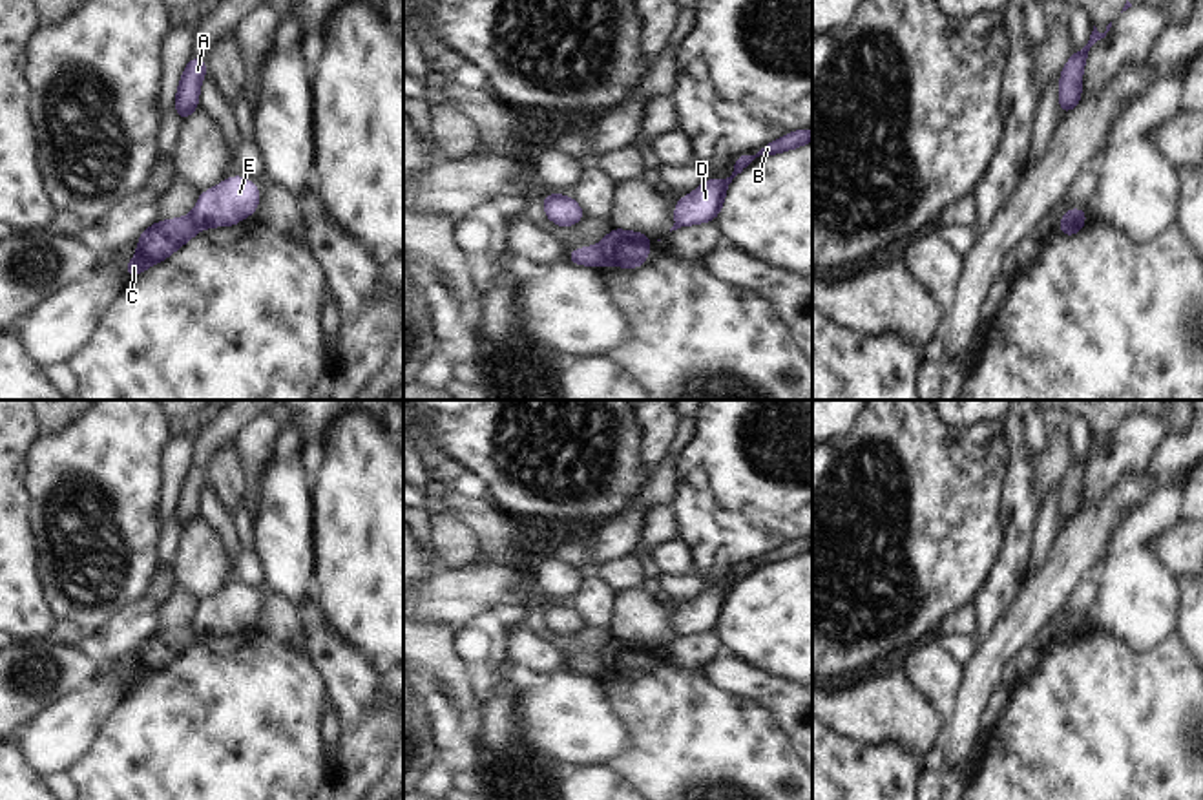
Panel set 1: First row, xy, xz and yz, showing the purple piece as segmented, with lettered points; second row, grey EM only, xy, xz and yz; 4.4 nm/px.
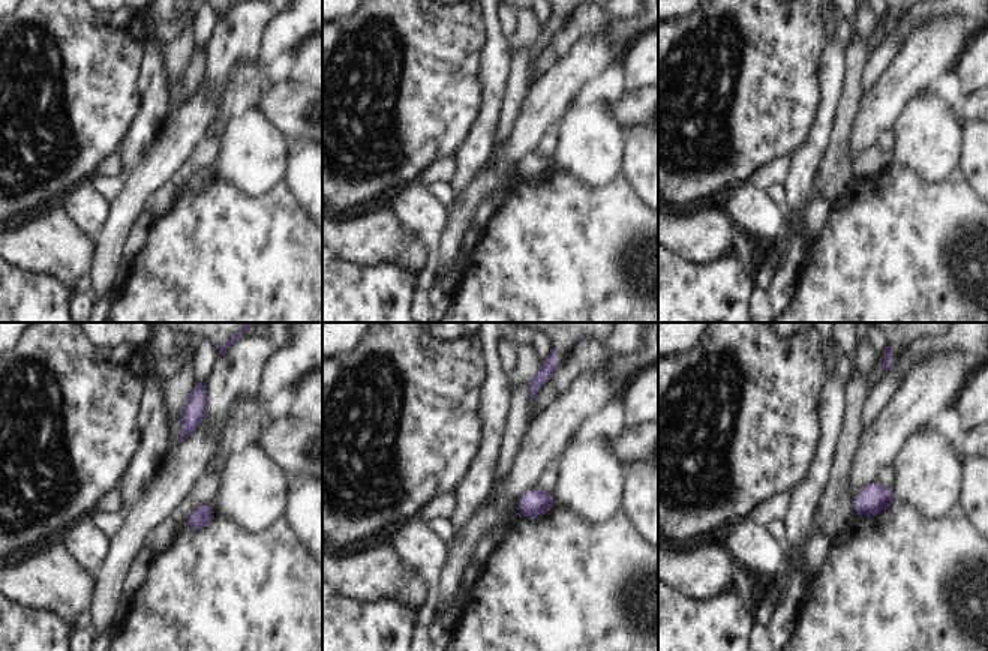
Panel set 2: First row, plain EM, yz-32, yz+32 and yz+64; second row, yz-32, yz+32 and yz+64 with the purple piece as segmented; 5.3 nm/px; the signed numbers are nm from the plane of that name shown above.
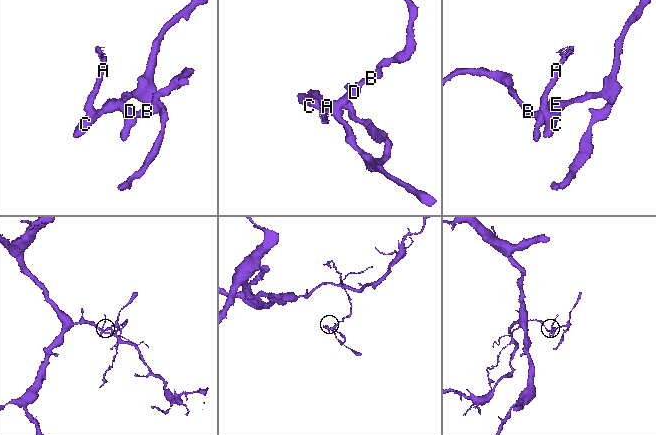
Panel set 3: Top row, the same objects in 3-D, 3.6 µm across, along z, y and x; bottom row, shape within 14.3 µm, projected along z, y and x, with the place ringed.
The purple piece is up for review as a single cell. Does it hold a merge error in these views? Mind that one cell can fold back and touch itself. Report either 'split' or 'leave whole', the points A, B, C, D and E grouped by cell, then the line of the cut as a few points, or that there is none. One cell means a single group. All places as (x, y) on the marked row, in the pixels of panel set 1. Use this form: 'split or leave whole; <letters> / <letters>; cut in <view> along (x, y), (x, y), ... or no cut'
split; A C / B D E; cut in yz along (1085, 214), (1061, 223)

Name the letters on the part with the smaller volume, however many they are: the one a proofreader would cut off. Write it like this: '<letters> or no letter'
A, C

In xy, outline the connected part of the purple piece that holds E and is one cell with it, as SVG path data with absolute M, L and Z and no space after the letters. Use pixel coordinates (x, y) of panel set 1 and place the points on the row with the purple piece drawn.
M232 175L221 184L199 194L192 217L199 230L208 226L234 226L245 216L256 216L259 183Z

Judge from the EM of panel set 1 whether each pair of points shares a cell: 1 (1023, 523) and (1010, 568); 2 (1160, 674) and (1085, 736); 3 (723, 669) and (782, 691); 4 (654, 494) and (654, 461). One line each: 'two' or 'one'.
1: one
2: one
3: one
4: two

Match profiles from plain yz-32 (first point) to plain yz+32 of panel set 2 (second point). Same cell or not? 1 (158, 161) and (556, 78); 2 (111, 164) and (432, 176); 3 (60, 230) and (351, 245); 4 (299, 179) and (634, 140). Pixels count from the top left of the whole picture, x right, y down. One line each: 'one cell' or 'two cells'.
1: one cell
2: one cell
3: one cell
4: one cell

